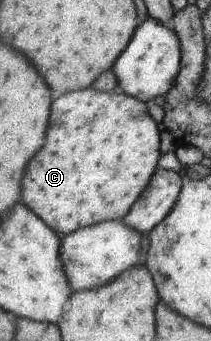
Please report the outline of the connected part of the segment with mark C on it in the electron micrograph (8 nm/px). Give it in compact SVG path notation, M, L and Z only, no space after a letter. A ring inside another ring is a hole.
M80 89L60 95L50 105L44 145L26 163L20 185L22 203L58 235L106 221L110 217L112 220L120 220L156 171L156 162L162 155L158 146L160 129L160 125L148 114L144 102L119 90L99 92L94 89Z

